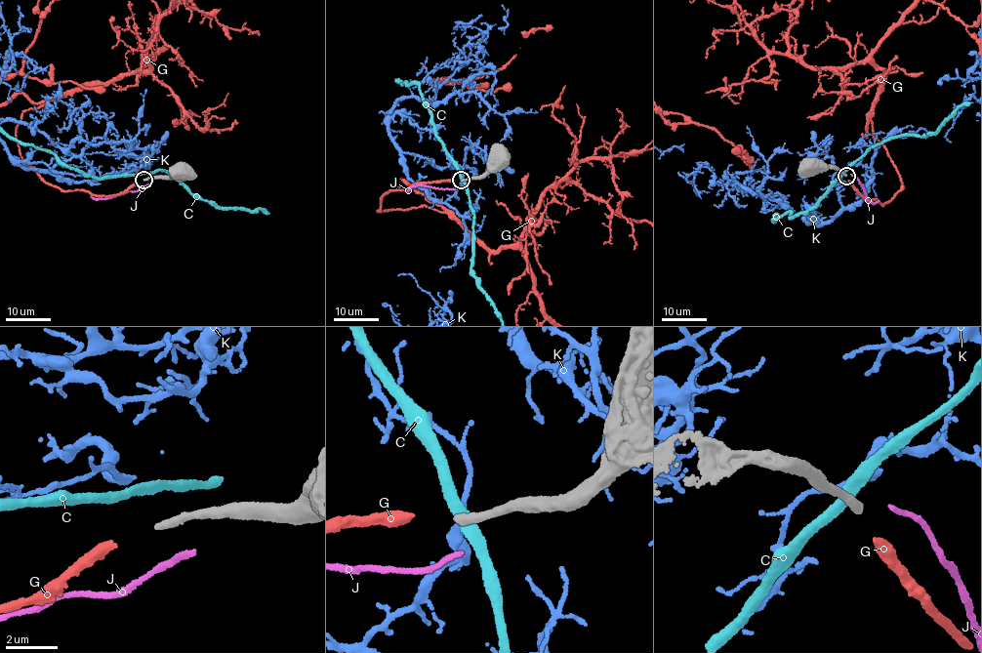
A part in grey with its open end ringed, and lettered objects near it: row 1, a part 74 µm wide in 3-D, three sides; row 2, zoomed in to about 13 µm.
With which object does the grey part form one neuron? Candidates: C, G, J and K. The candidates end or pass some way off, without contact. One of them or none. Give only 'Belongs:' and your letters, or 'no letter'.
Belongs: G

